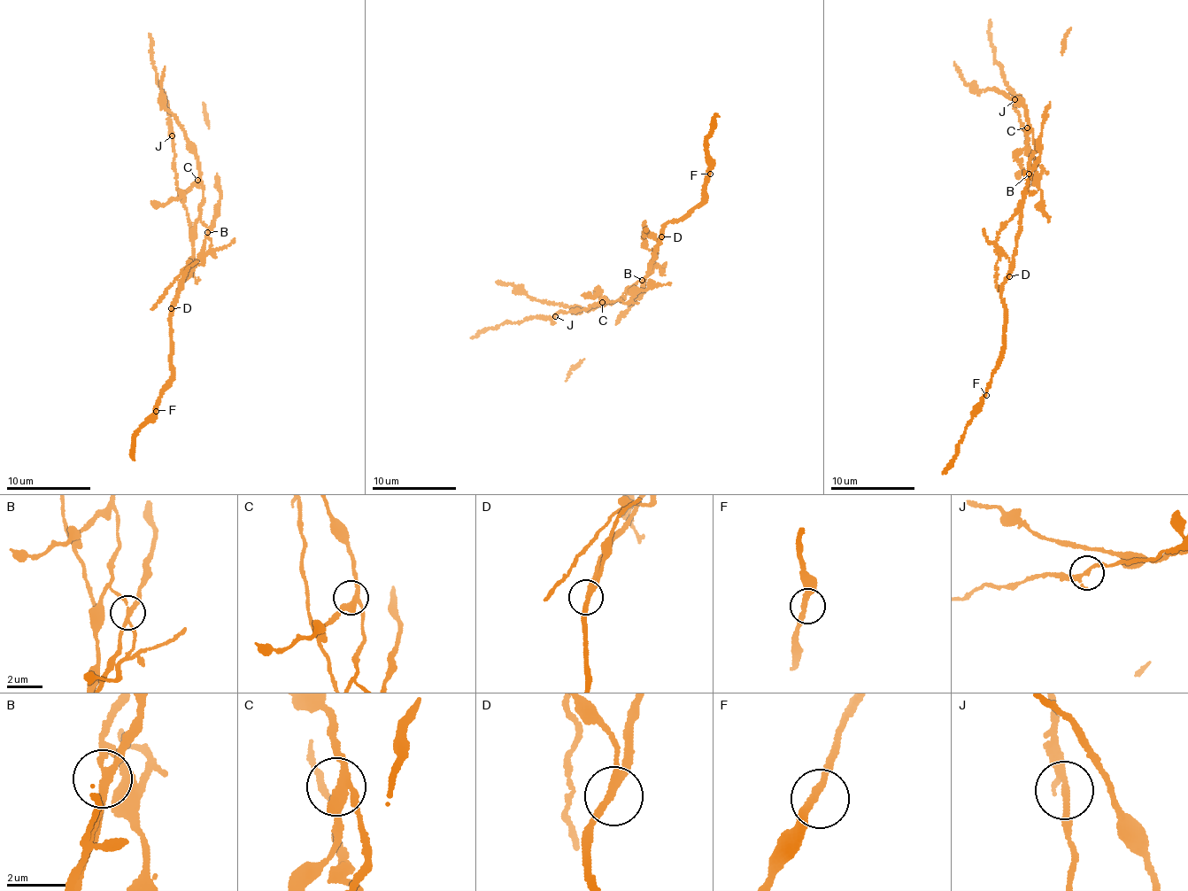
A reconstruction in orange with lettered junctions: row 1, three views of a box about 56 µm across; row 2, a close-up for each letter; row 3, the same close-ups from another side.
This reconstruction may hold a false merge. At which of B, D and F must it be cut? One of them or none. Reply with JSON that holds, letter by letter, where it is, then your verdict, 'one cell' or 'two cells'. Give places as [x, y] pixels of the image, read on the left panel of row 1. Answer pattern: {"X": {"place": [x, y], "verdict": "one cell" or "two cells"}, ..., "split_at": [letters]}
{"B": {"place": [207, 232], "verdict": "two cells"}, "D": {"place": [171, 308], "verdict": "one cell"}, "F": {"place": [156, 411], "verdict": "one cell"}, "split_at": ["B"]}

